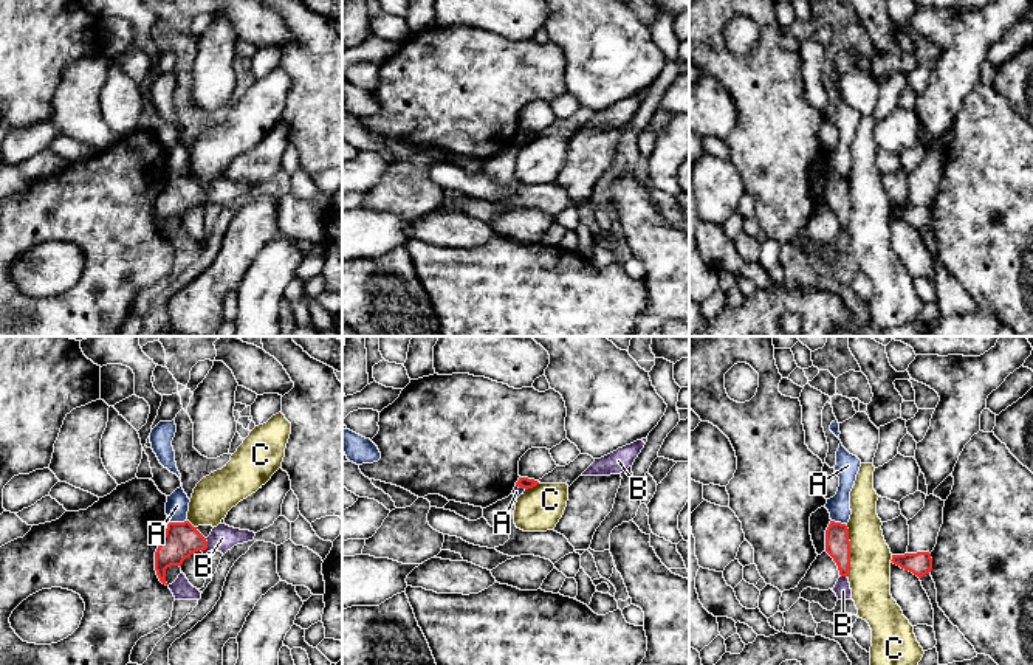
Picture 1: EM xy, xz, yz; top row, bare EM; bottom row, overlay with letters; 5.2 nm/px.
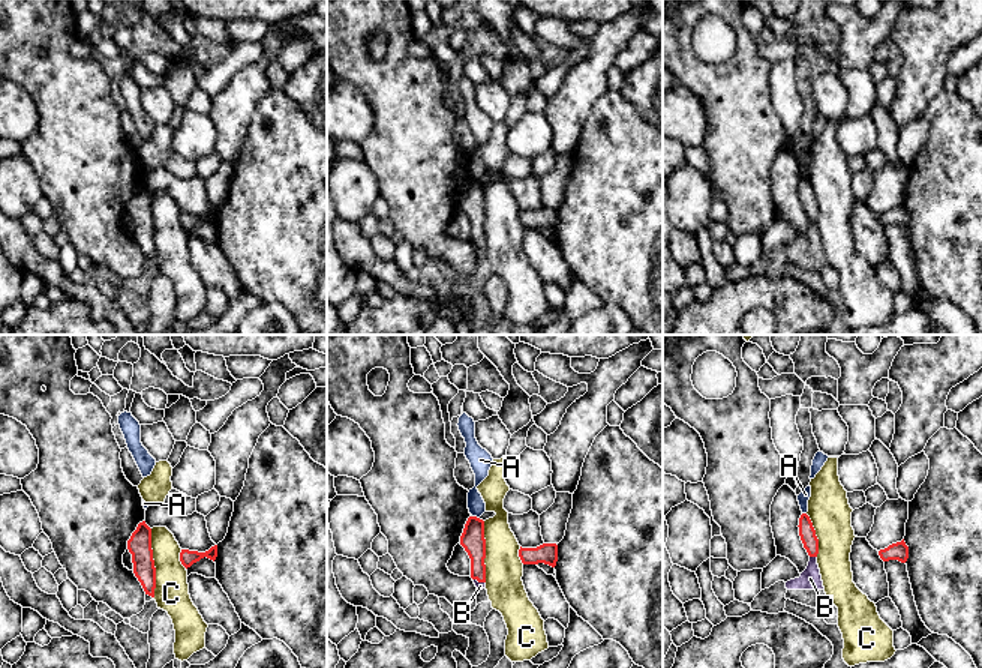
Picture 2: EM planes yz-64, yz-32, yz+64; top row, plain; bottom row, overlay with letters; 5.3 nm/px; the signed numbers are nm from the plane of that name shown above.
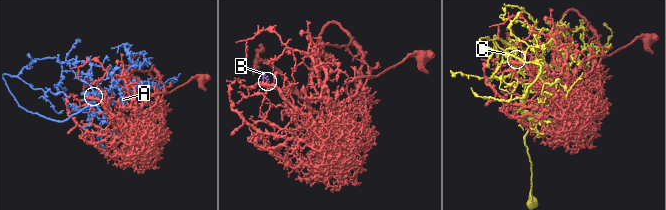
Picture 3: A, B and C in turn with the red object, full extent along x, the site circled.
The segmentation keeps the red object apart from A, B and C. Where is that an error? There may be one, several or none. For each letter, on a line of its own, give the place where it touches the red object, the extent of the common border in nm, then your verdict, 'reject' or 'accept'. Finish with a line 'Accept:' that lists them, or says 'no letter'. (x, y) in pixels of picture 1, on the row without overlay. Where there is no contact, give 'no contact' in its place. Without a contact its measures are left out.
A: contact xy (177, 175); length 100 nm; reject
B: contact xy (206, 199); length 80 nm; accept
C: contact yz (849, 203); length 260 nm; reject
Accept: B

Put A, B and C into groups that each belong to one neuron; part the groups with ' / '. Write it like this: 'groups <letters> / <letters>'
groups A / B / C

